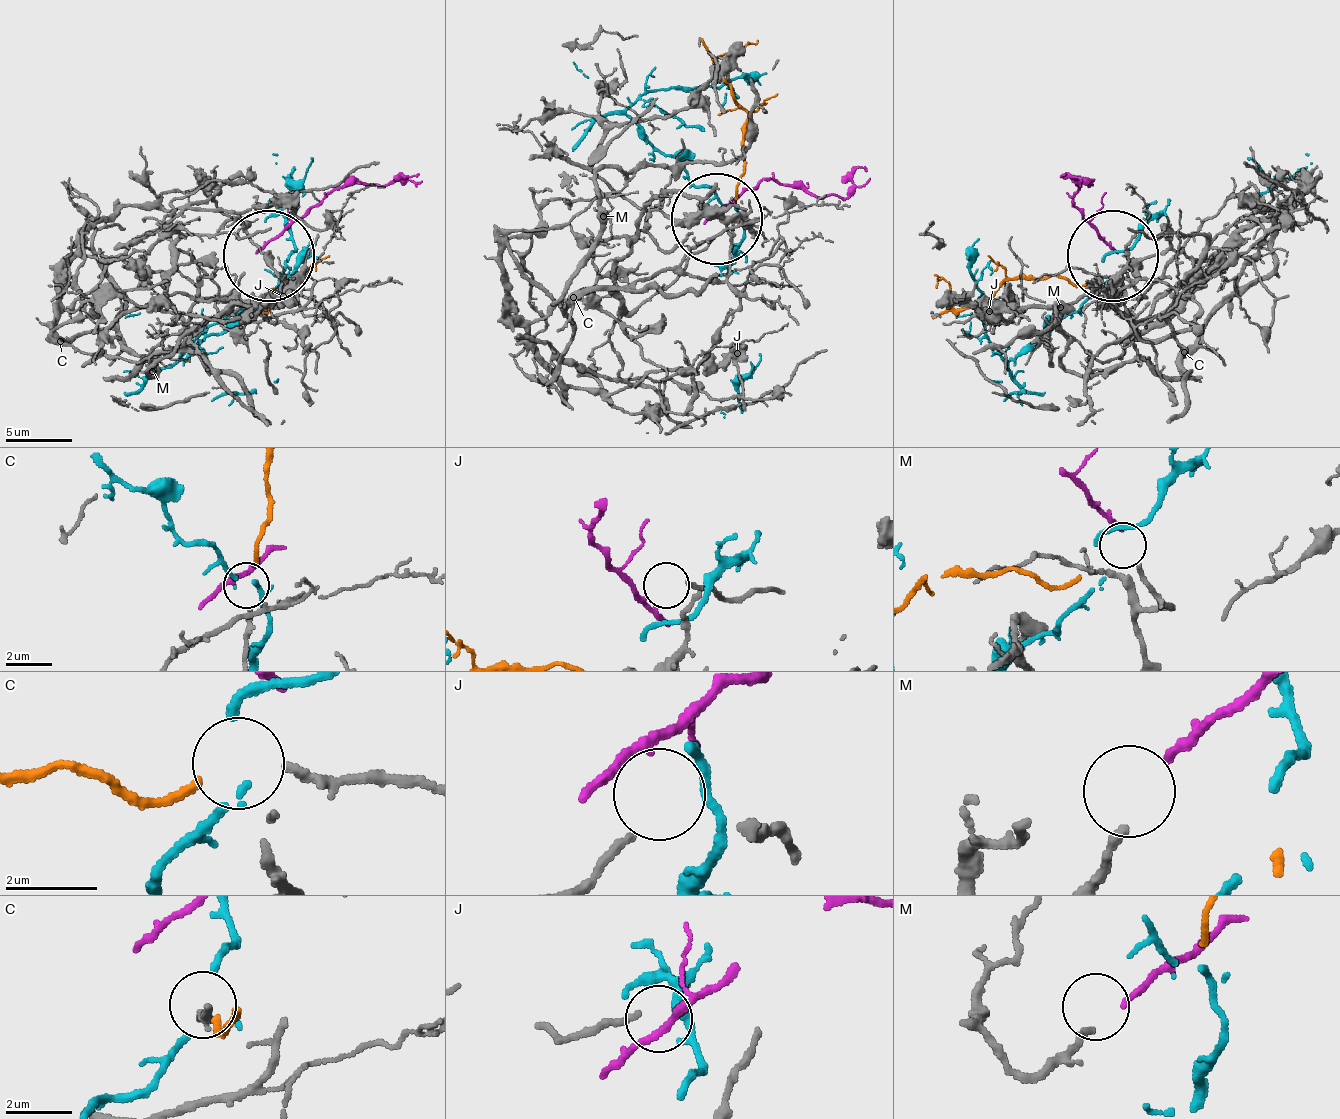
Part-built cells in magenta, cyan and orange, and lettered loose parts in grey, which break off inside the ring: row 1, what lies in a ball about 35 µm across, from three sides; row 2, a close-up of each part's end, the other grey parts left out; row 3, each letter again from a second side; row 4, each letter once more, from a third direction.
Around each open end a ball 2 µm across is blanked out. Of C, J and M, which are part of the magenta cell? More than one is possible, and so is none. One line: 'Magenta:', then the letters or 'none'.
Magenta: M

